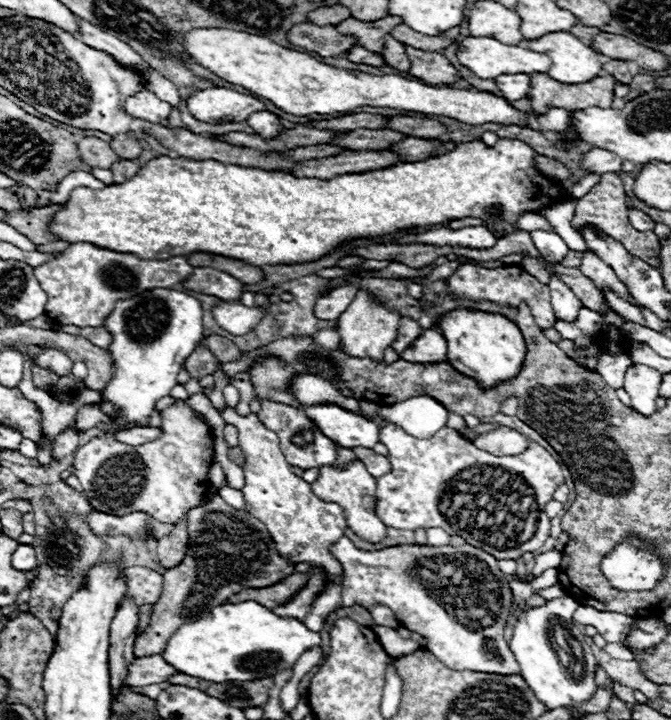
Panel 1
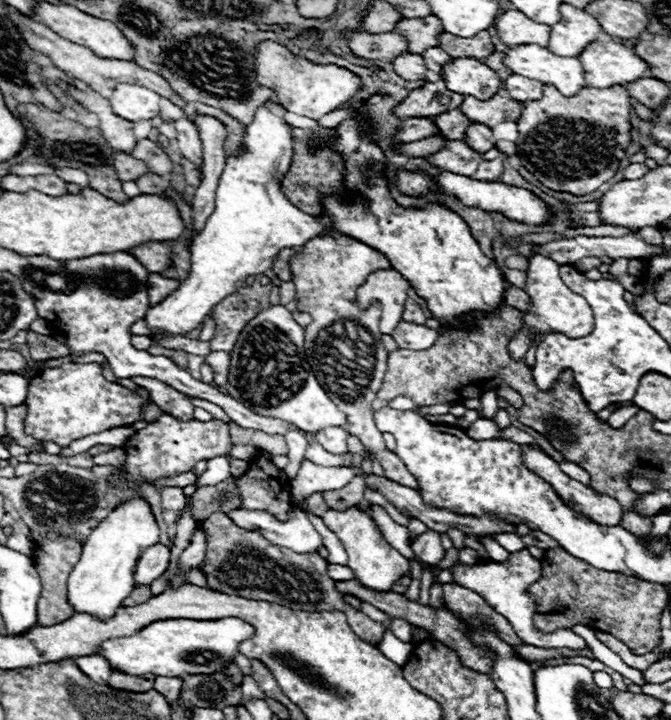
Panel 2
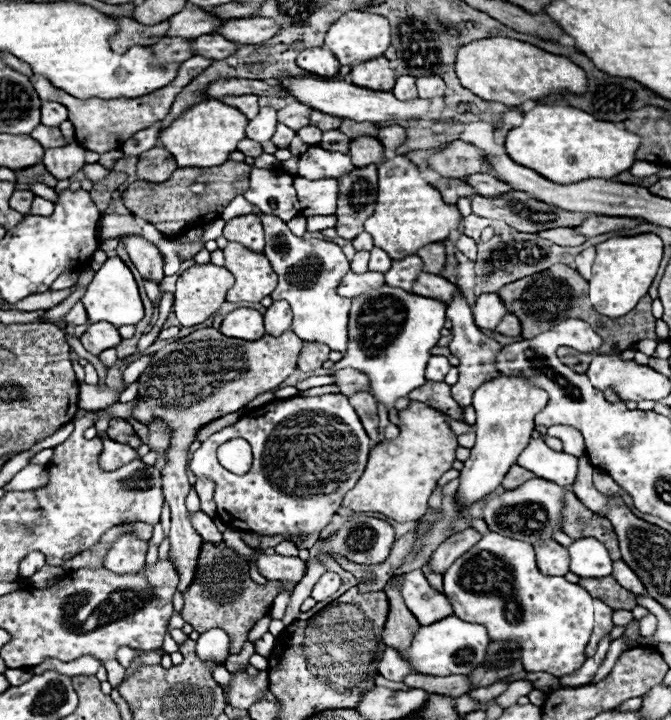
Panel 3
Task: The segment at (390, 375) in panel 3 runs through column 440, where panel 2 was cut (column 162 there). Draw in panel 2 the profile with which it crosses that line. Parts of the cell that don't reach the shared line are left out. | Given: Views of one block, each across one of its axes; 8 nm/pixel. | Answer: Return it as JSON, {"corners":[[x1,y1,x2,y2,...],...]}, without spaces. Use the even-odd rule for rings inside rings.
{"corners":[[266,104,260,106,254,120,246,126,246,136,242,144,244,144,244,150,232,156,226,156,226,166,220,174,218,188,216,188,216,210,206,222,206,228,194,238,190,246,188,278,180,282,176,292,172,292,166,300,162,300,158,306,146,312,144,320,152,330,166,330,168,336,182,336,190,332,192,328,198,328,202,320,210,314,210,308,214,308,214,304,218,304,222,298,236,292,236,284,240,286,240,278,270,270,276,254,282,248,294,248,296,242,306,244,310,238,320,236,330,230,330,226,322,226,314,216,298,210,282,192,280,182,284,174,288,172,292,164,292,156,294,156,292,126,284,118,272,114,266,108]]}

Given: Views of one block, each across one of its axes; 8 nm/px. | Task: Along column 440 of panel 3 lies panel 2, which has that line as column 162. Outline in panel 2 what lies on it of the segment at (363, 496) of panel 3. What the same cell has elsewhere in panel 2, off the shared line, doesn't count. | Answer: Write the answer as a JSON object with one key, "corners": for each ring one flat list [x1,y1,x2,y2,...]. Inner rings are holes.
{"corners":[[162,414,160,420,150,422,144,430,138,430,138,434,132,436,124,446,126,464,122,468,126,468,128,472,126,478,152,482,160,476,176,476,188,472,200,460,210,460,212,456,228,456,232,446,234,444,230,440,230,428,220,420,182,422,172,418,170,414]]}

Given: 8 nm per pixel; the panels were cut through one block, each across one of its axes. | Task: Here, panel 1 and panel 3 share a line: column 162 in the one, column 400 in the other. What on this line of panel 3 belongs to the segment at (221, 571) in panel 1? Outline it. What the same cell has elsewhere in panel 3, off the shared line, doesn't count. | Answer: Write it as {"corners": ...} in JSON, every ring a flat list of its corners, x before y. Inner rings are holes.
{"corners":[[396,584,390,588,384,588,384,592,390,602,390,612,388,612,386,626,382,630,382,640,386,646,392,646,392,648,404,652,404,648,410,646,412,636,420,628,420,624,412,616,412,612,406,608,400,588]]}

